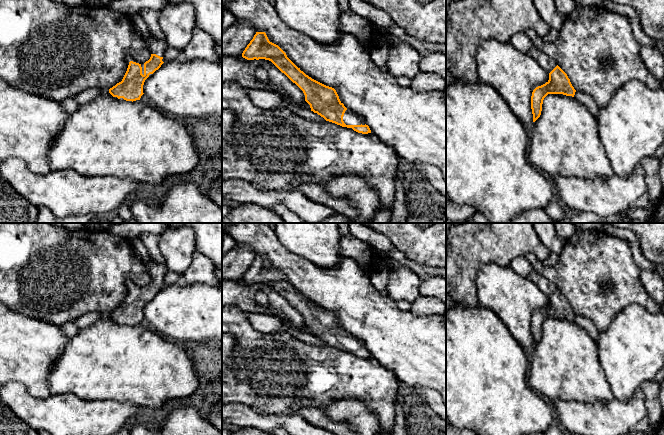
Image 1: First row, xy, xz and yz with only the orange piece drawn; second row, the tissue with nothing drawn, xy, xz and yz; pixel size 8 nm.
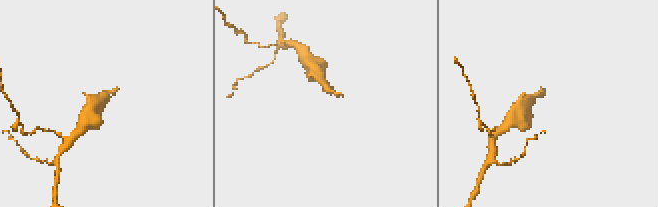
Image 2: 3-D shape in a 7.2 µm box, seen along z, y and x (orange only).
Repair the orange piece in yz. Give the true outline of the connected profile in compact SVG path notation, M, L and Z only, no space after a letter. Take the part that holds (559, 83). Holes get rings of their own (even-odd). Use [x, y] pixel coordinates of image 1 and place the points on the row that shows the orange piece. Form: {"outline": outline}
{"outline": "M557 65L550 73L549 80L536 87L531 96L533 122L541 115L544 98L548 94L563 94L574 97L576 90L572 86L567 74Z"}

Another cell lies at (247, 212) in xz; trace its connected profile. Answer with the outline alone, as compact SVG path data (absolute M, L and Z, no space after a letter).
M243 203L222 217L222 223L285 223L284 220L270 208L254 203Z

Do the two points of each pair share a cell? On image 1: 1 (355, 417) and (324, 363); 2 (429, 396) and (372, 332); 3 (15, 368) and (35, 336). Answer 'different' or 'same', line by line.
1: different
2: different
3: same

